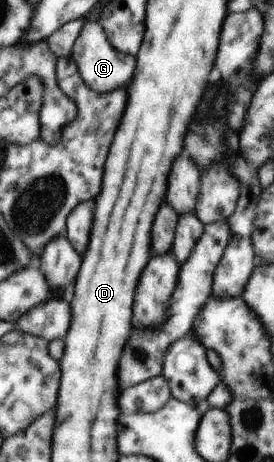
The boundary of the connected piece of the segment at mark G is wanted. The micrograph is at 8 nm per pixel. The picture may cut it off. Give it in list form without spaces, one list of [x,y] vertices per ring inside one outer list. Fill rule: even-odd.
[[[96,19],[84,20],[70,56],[76,63],[83,82],[98,93],[110,93],[114,89],[124,87],[136,69],[136,59],[130,55],[120,55],[120,51],[112,47]]]

